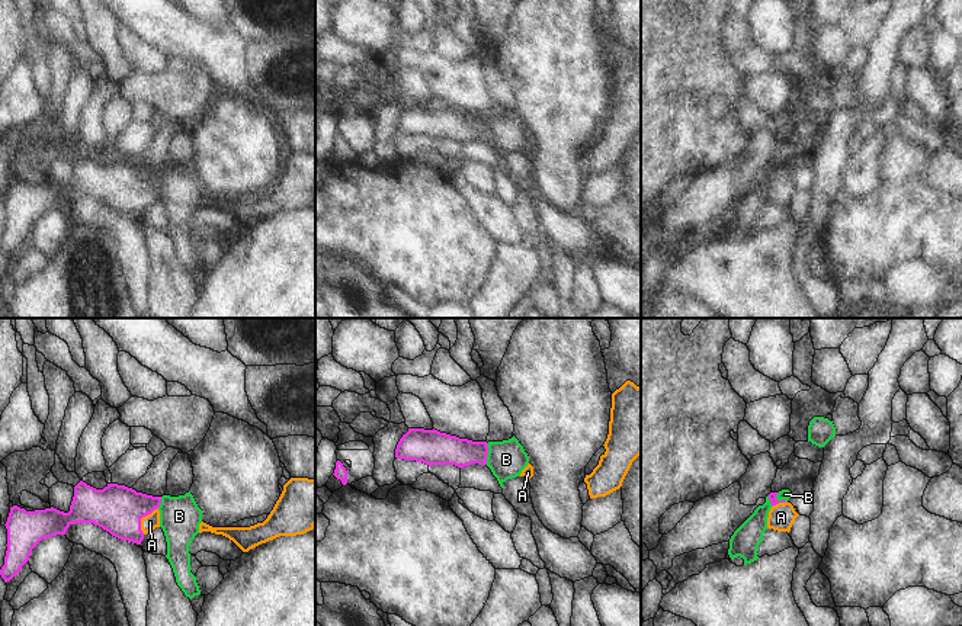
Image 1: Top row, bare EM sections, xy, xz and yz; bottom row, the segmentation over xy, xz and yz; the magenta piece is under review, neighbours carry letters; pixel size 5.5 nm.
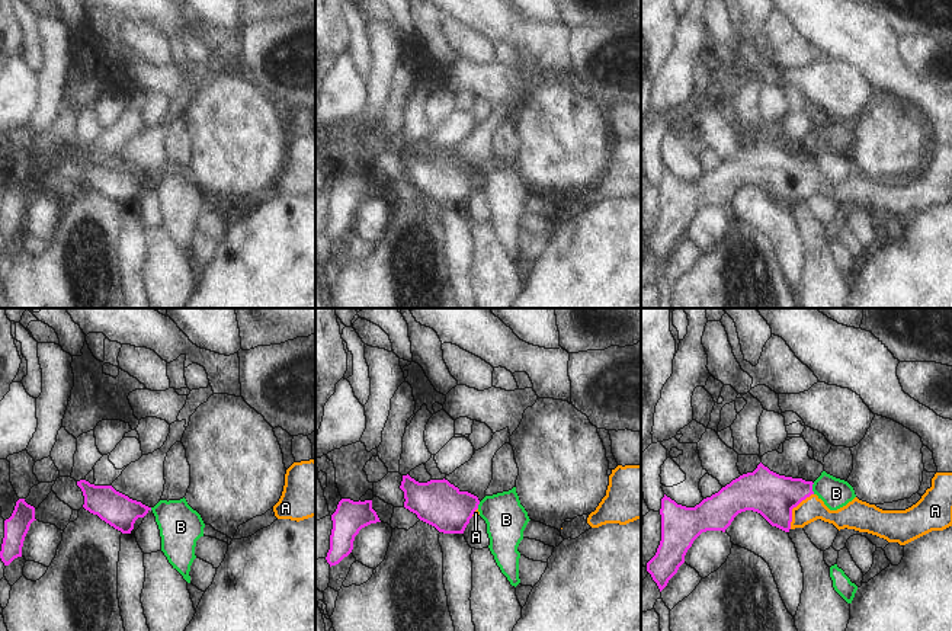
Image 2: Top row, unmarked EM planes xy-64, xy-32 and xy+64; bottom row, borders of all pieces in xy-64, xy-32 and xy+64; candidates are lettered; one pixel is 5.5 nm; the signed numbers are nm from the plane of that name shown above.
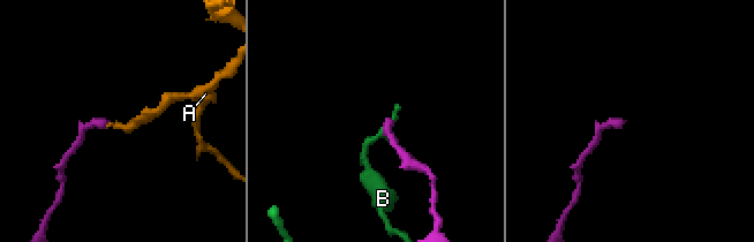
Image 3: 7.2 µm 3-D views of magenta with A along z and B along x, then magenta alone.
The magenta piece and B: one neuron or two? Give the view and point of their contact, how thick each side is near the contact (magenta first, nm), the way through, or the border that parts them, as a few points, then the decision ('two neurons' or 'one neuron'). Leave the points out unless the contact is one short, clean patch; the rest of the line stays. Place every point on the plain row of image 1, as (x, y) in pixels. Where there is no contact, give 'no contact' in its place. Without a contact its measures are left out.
meets magenta in xz at (487, 128); 180 nm thick on the magenta side, 200 nm on the other; border along xz (486, 118), (487, 138); two neurons

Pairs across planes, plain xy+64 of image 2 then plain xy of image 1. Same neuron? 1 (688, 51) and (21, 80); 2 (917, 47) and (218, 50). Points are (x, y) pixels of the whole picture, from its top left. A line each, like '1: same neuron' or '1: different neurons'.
1: same neuron
2: different neurons

